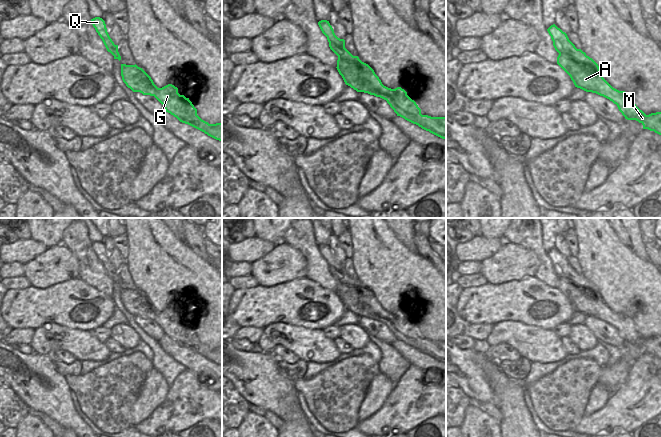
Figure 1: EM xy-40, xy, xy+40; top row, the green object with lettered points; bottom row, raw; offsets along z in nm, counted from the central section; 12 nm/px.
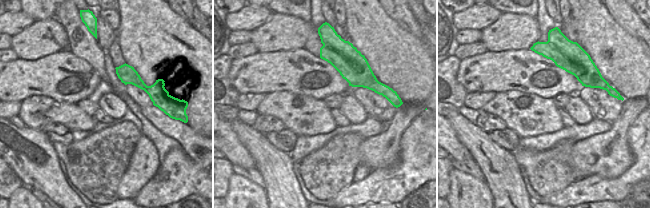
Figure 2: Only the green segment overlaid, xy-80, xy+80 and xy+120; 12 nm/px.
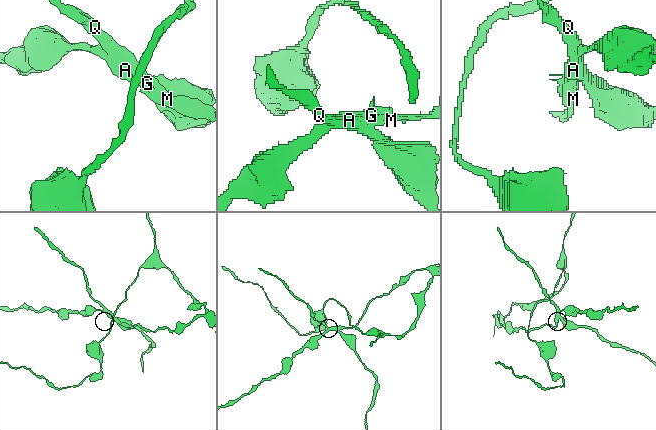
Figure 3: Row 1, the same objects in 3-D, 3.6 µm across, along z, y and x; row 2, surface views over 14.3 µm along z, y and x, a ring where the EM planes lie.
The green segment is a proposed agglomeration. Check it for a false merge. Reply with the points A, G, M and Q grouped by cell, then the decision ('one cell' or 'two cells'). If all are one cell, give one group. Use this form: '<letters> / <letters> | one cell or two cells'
A G M / Q | two cells

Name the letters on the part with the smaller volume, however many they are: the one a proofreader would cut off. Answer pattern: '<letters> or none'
Q.

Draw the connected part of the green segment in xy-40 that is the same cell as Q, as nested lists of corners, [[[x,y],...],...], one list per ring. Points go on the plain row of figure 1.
[[[95,241],[91,243],[91,247],[100,262],[102,263],[107,275],[114,280],[114,283],[118,283],[120,285],[121,280],[118,276],[118,269],[115,269],[112,263],[110,262],[107,256],[105,245],[100,241]]]

